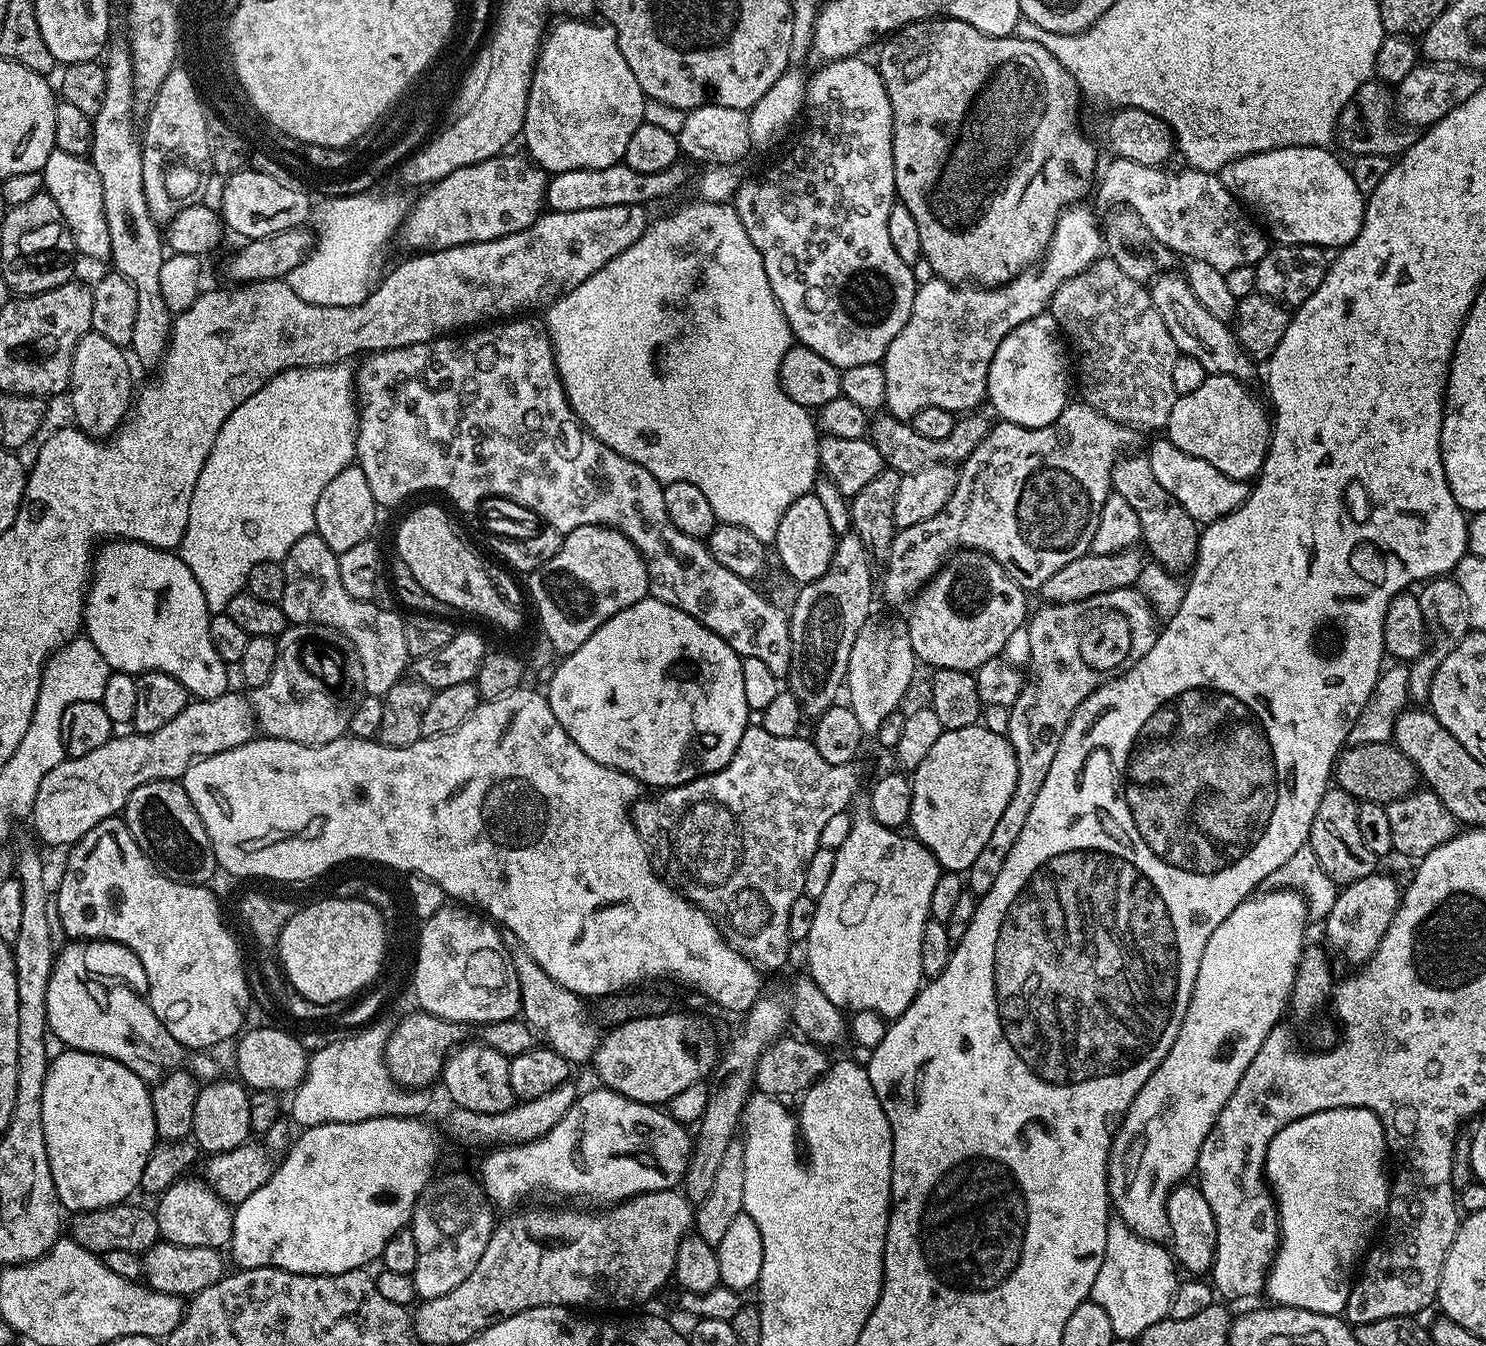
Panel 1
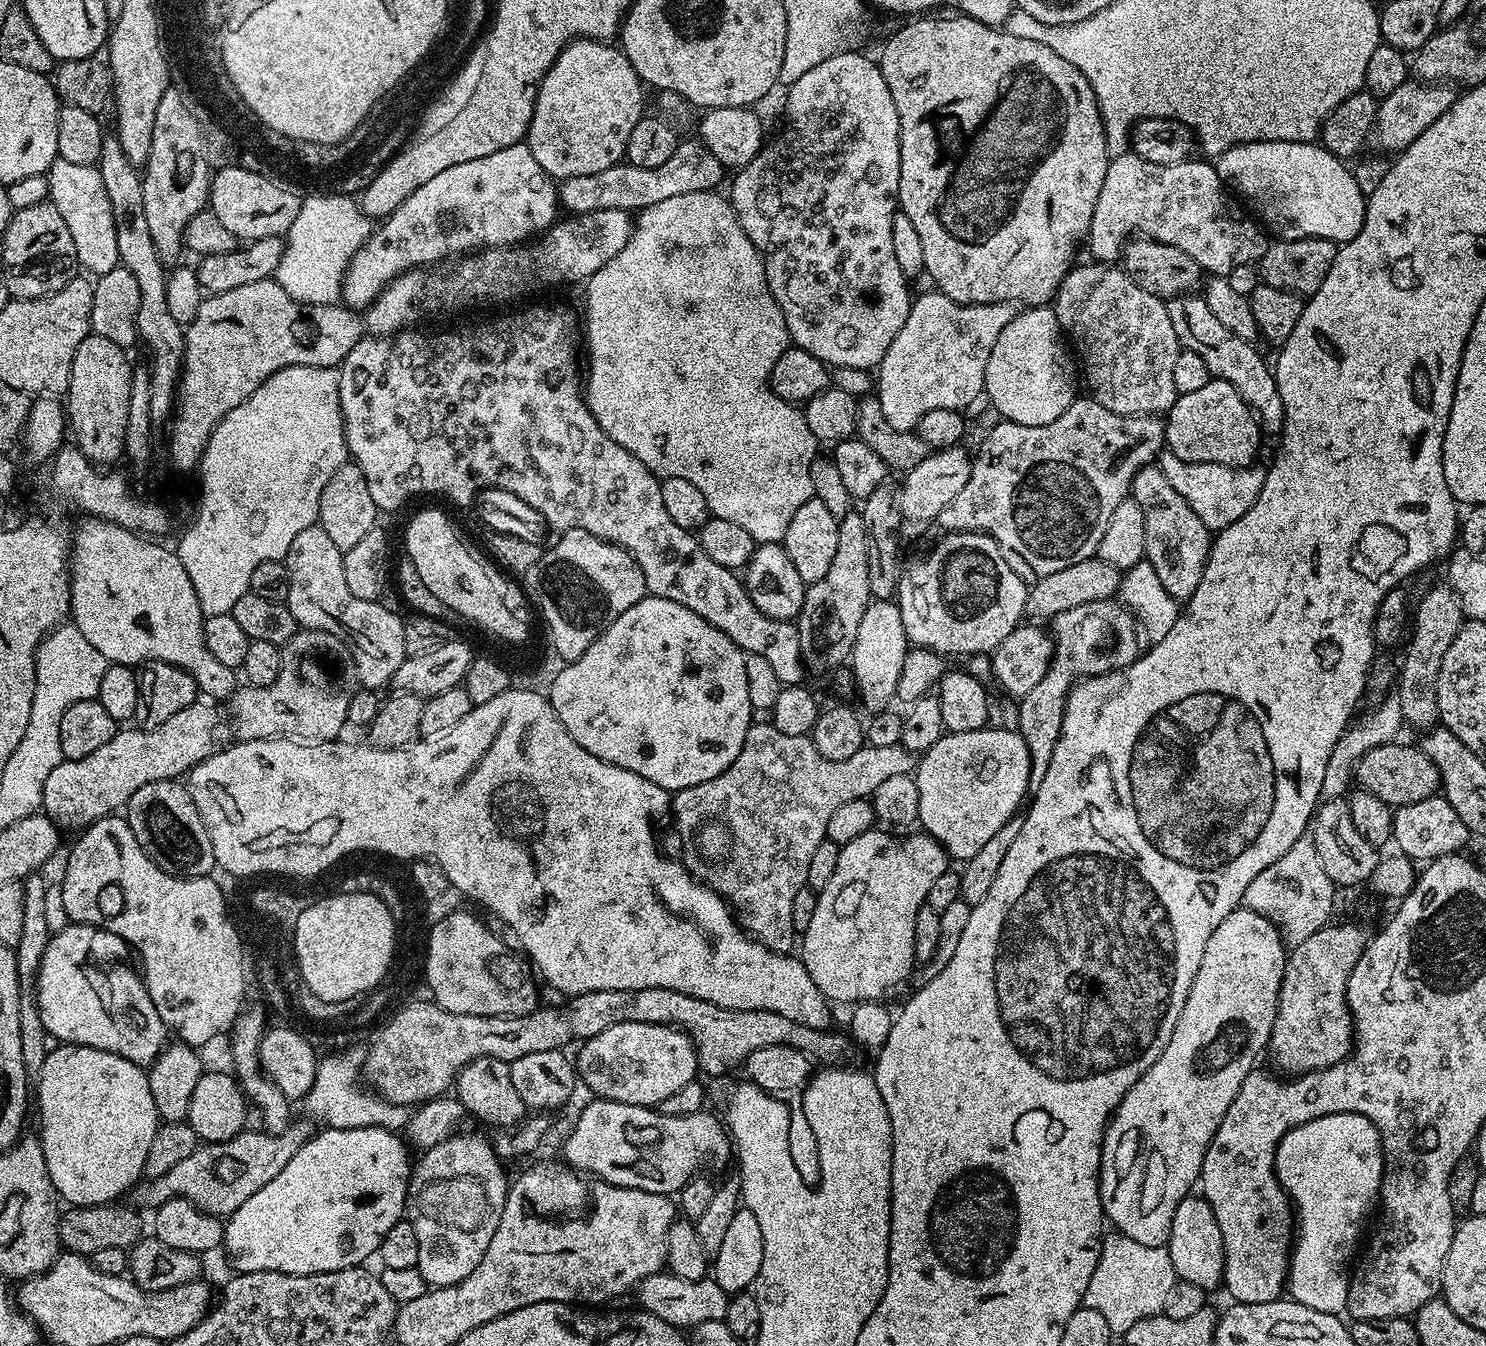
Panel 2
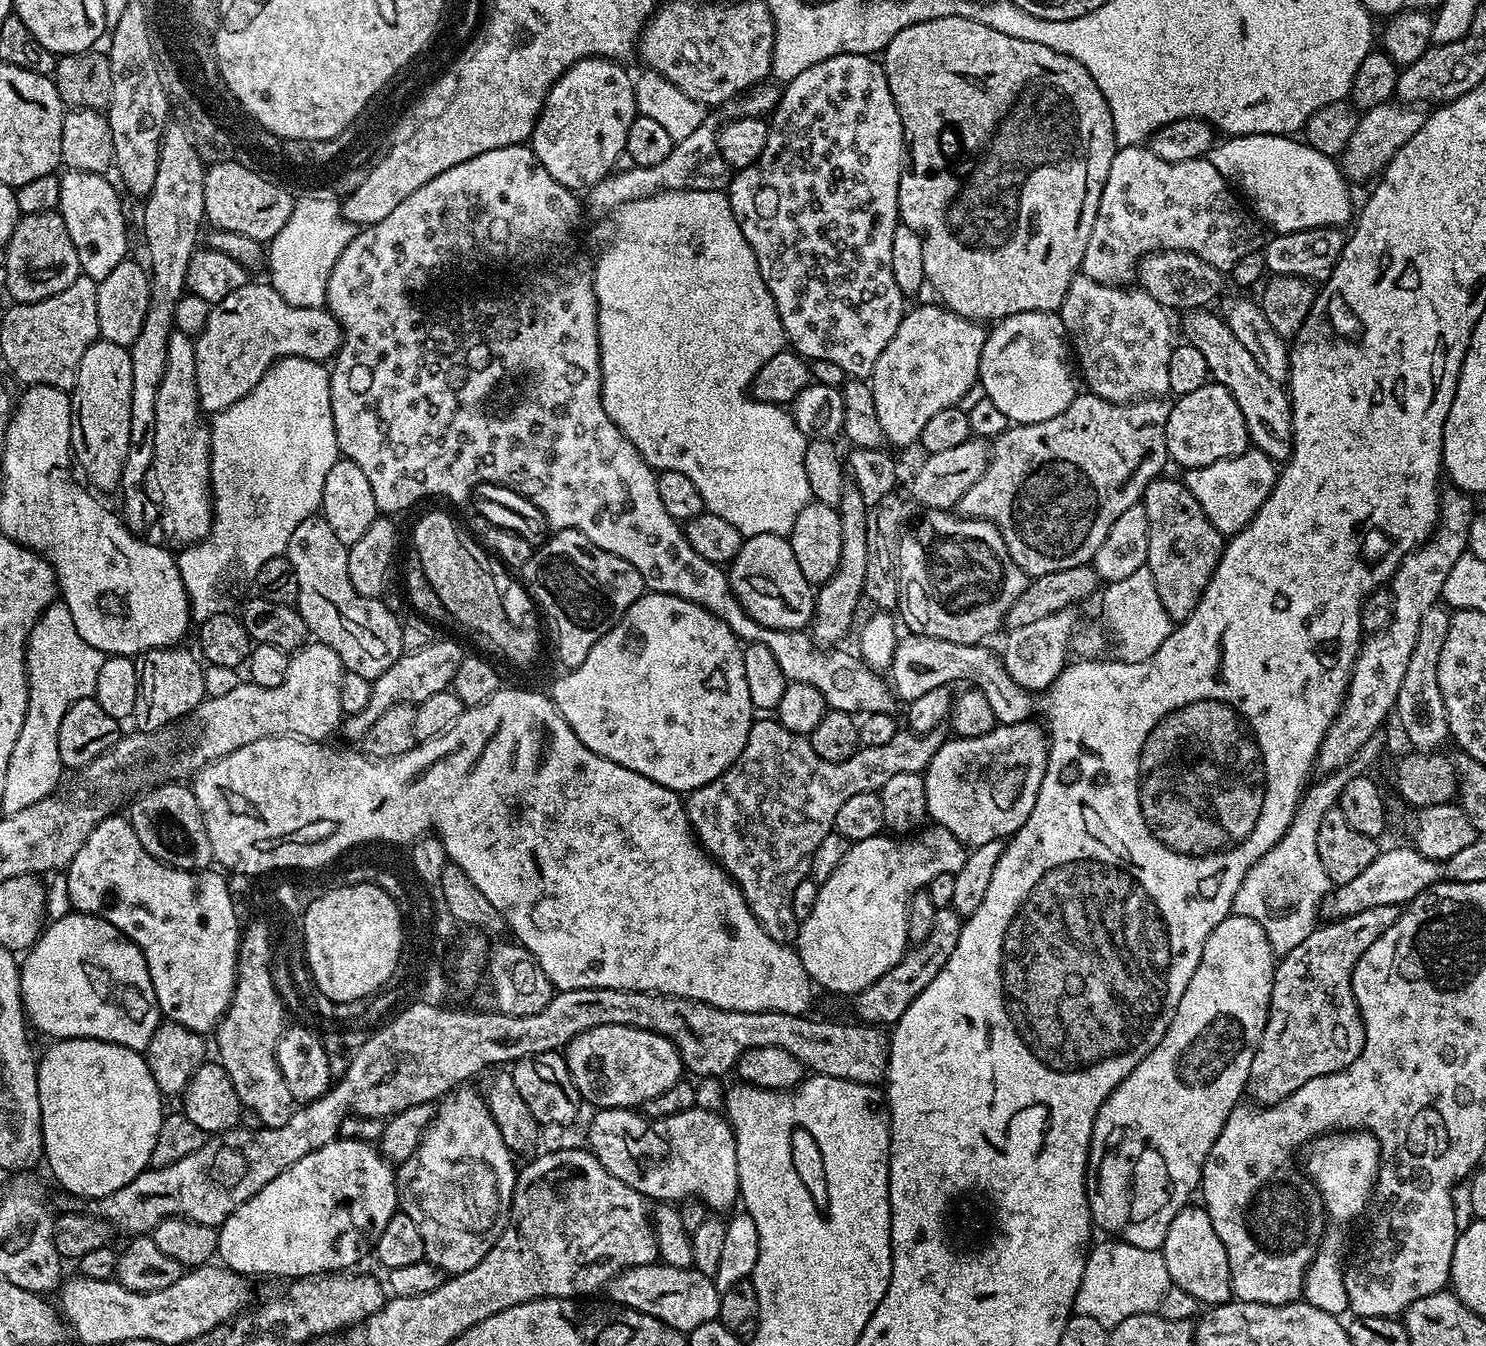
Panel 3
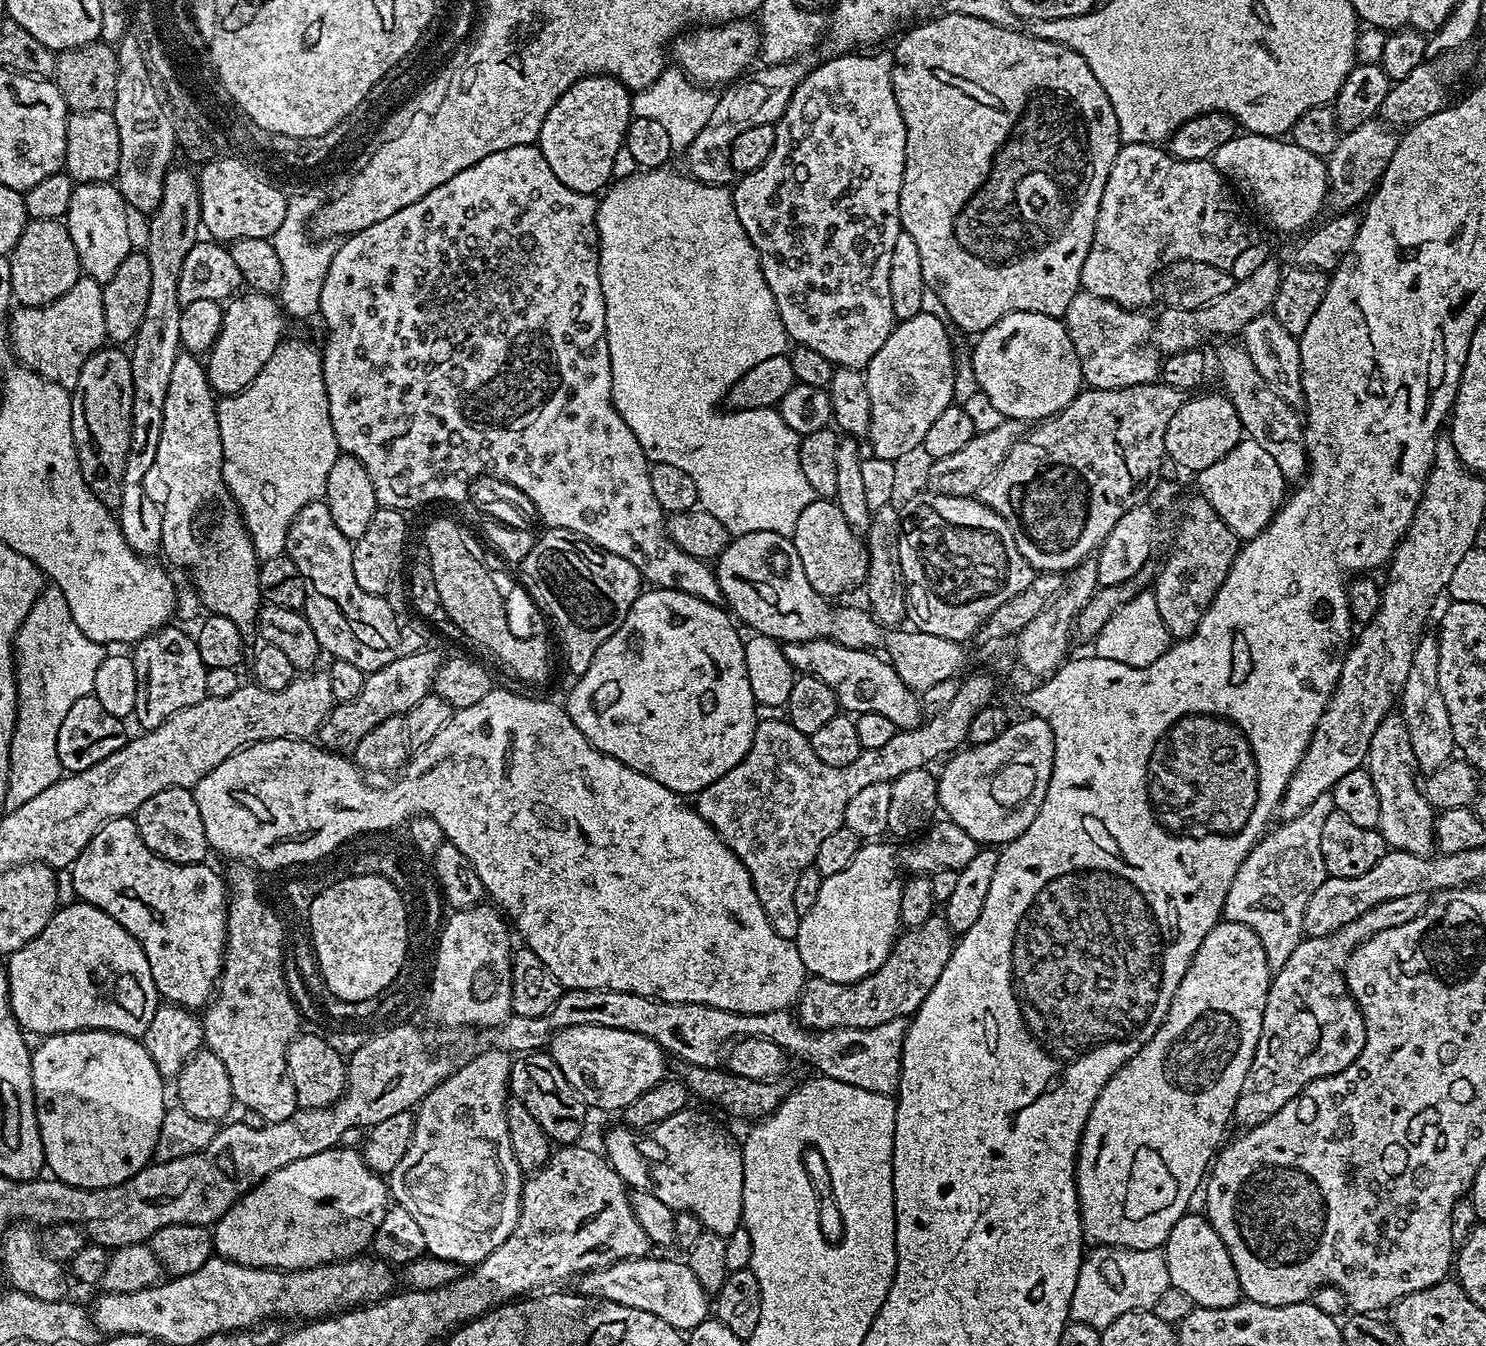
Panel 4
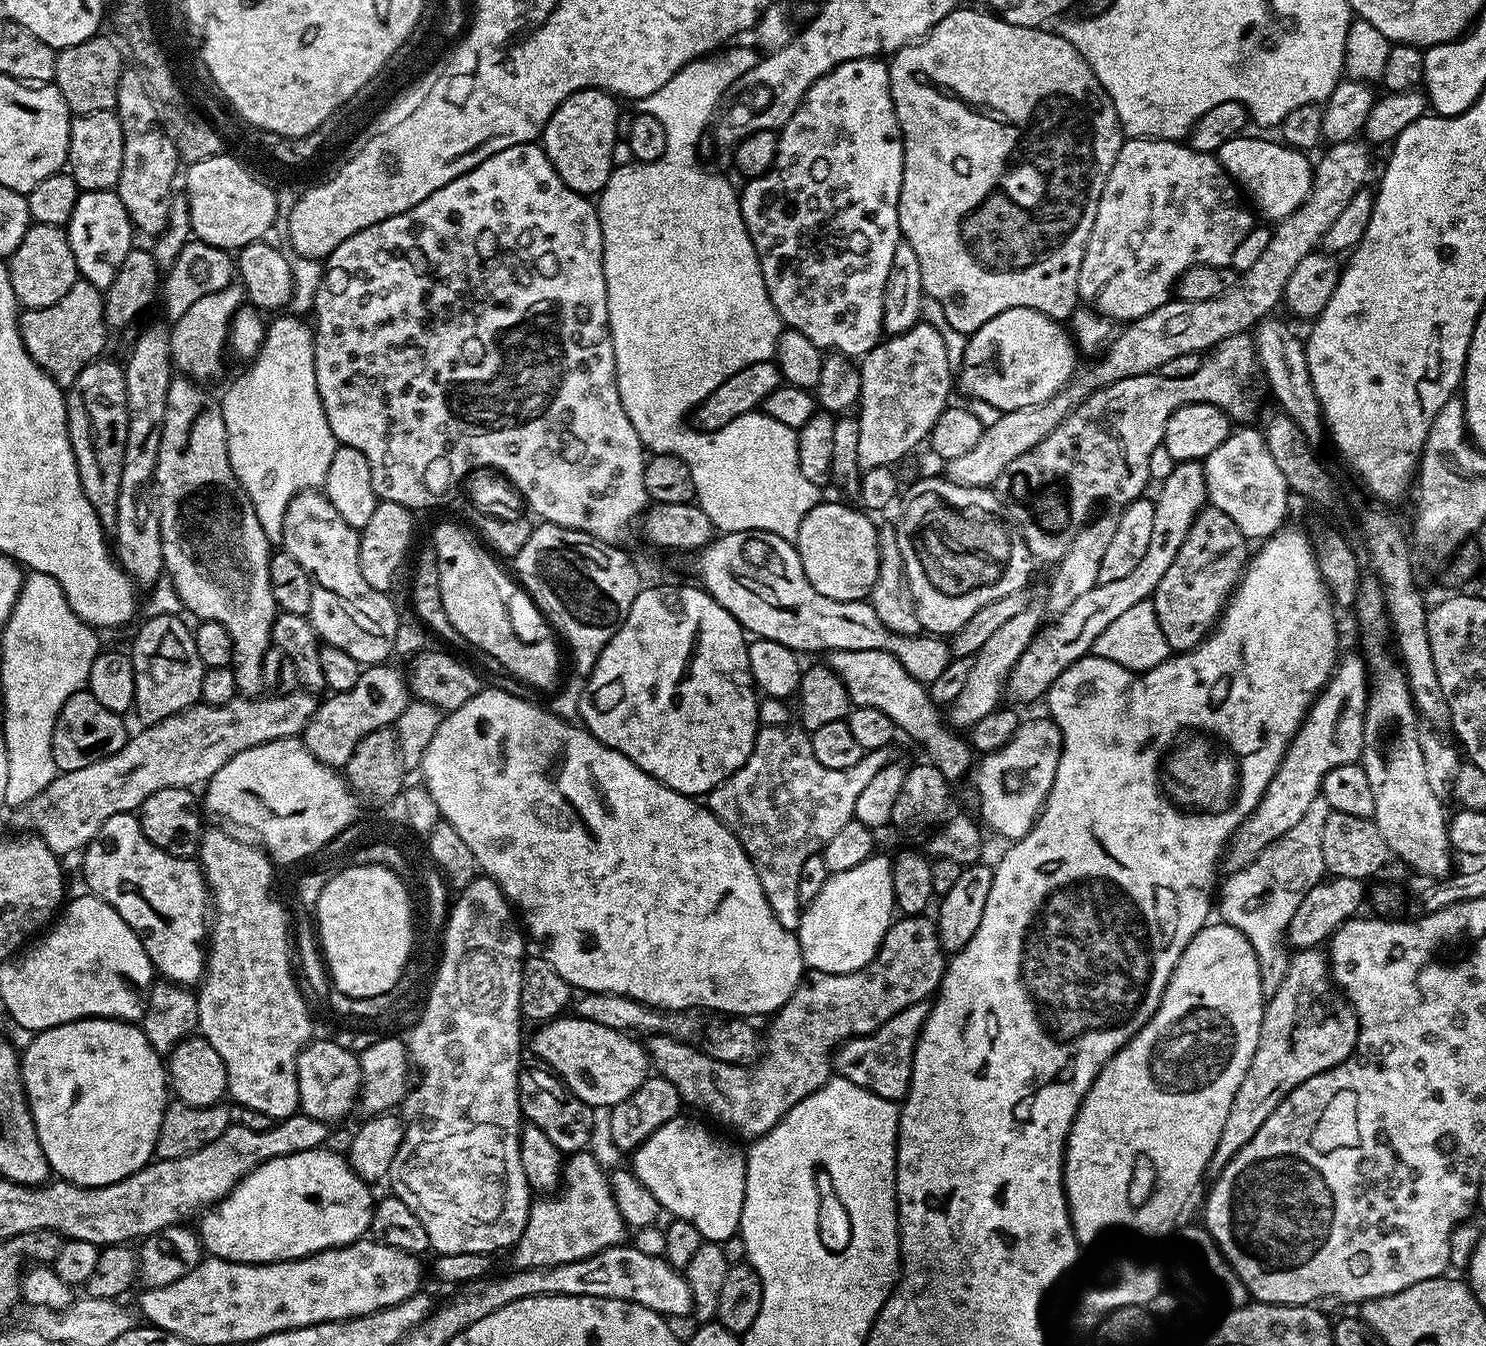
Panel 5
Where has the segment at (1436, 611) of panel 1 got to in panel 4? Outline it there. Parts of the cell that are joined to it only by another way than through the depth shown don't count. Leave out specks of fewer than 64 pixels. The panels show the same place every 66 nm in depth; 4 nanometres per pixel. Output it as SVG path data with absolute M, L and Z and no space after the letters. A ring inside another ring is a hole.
M1421 635L1420 640L1416 643L1416 649L1410 662L1410 674L1406 674L1404 687L1400 689L1398 697L1398 712L1403 716L1408 733L1410 734L1410 746L1414 746L1414 756L1416 758L1417 769L1421 773L1427 774L1438 770L1443 764L1453 759L1457 751L1454 730L1450 726L1450 714L1446 710L1446 702L1442 698L1442 690L1438 686L1438 650L1440 641L1435 635Z

